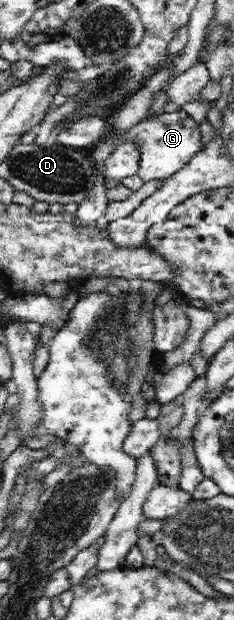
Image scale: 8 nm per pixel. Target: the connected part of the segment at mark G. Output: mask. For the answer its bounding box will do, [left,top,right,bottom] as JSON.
[122,110,203,182]

